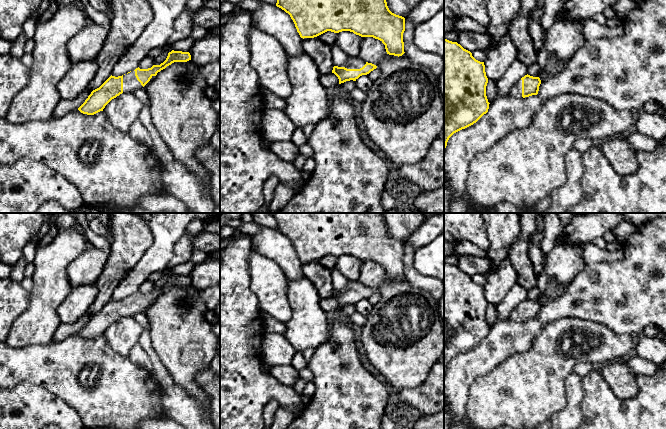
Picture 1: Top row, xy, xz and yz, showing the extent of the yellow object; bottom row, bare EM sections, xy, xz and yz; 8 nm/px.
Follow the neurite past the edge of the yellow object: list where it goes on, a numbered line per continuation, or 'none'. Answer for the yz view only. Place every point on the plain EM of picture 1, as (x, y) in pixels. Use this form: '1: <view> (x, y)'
1: yz (516, 315)

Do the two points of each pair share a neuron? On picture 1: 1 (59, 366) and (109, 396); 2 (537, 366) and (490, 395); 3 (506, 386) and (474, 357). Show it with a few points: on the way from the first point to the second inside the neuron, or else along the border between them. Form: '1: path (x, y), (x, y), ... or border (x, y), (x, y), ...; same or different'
1: path (72, 379), (84, 391), (96, 393); same
2: path (525, 378), (516, 387), (502, 387); same
3: border (508, 357), (486, 373), (479, 375), (470, 385); different

